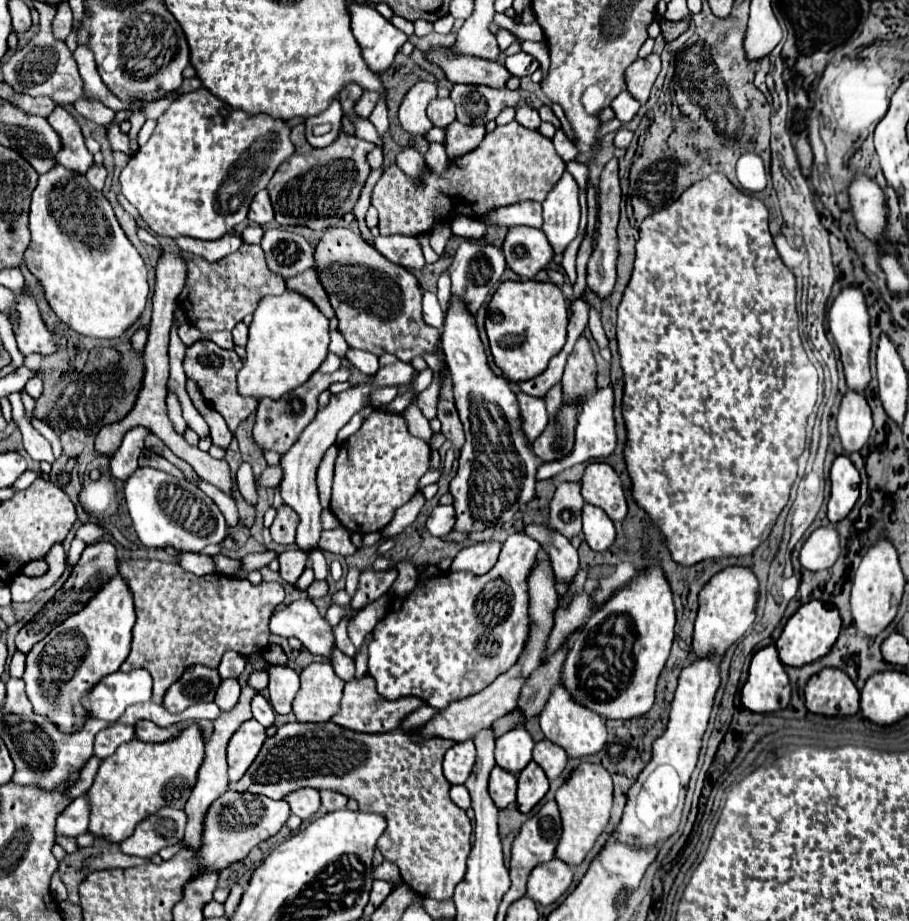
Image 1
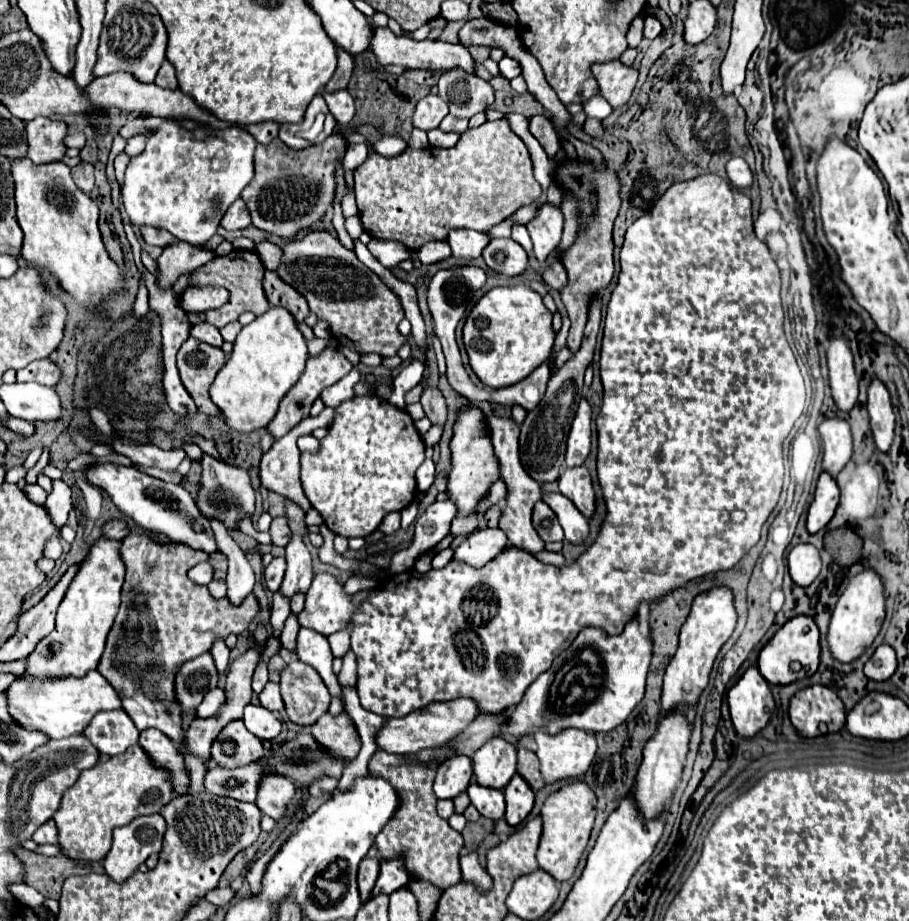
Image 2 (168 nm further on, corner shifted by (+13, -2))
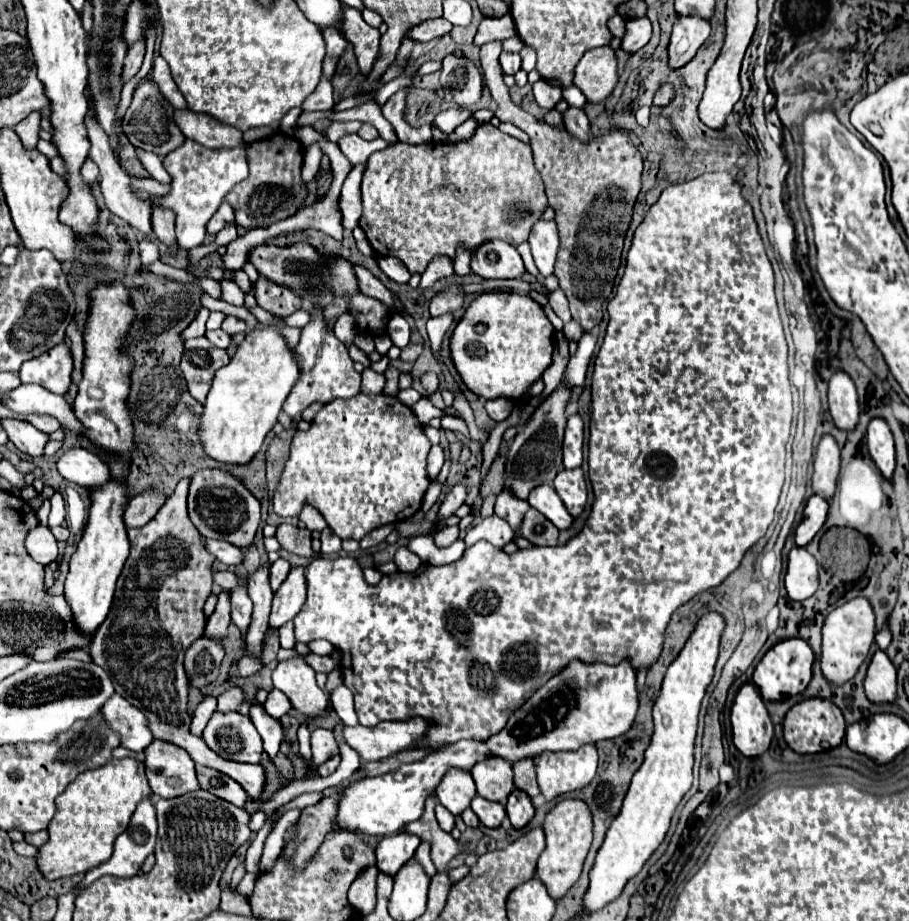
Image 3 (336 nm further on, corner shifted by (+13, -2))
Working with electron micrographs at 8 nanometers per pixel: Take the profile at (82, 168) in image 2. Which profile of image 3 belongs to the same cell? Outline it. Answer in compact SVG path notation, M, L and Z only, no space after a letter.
M85 159L85 163L83 163L83 167L81 167L81 177L85 179L85 183L95 183L95 179L99 177L99 169L97 169L97 165L91 161L91 159Z

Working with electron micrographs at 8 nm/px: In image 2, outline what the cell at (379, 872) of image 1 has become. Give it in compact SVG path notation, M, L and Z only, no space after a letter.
M365 857L359 863L359 879L357 879L357 887L361 895L369 895L373 891L377 877L379 877L379 859Z

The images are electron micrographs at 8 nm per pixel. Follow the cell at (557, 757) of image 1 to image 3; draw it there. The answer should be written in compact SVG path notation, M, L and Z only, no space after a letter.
M521 759L513 763L513 771L515 771L515 787L525 791L531 799L533 805L539 807L541 803L545 803L545 797L541 795L539 787L537 787L537 779L535 779L535 763L533 759Z

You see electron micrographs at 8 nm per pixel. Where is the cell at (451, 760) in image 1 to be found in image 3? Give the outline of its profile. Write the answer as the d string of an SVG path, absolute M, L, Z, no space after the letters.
M455 767L443 775L435 793L439 803L447 807L453 815L461 815L469 807L471 799L477 795L475 781L469 775L469 771L455 769Z

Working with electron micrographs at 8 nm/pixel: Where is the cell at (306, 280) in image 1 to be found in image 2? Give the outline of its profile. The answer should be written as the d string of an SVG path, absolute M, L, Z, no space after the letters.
M265 271L263 275L263 291L267 301L275 307L285 307L293 319L303 321L309 315L309 307L303 295L299 295L291 285L283 283L275 271Z

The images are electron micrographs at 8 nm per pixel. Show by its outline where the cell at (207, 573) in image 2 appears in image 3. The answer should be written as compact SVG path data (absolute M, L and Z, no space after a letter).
M215 571L213 573L213 583L217 583L221 589L233 589L237 585L237 579L235 579L235 573L231 571Z

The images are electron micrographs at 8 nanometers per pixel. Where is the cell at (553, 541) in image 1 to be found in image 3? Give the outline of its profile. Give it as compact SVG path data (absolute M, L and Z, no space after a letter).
M505 485L503 491L497 495L497 501L495 501L495 515L505 519L511 529L515 531L515 535L519 537L521 533L521 523L523 523L523 517L525 513L529 511L529 501L527 499L519 499L511 493L511 489Z

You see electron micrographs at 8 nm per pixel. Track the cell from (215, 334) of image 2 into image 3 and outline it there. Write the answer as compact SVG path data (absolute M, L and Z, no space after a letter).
M221 328L217 330L207 330L205 337L207 337L213 345L217 345L217 347L221 347L221 349L227 349L227 347L229 347L229 335Z

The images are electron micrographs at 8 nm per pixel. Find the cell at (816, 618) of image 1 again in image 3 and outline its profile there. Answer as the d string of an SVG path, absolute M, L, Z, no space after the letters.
M789 637L775 643L759 661L753 673L753 683L757 683L765 701L779 701L791 695L805 691L811 681L811 667L813 667L813 649L801 637Z

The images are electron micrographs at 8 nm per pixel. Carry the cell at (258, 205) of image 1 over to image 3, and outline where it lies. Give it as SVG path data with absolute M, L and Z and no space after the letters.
M221 203L221 207L219 207L217 213L213 215L213 219L209 219L207 231L209 231L209 233L217 233L217 231L221 231L225 225L229 225L229 223L235 223L235 211L233 211L233 207L231 207L229 203Z

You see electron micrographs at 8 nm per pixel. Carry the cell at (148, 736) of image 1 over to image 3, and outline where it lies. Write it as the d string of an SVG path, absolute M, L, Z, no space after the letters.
M155 739L145 747L145 771L151 789L159 797L171 799L199 789L193 759L169 741Z

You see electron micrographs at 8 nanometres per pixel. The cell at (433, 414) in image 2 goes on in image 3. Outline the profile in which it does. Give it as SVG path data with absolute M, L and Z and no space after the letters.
M425 373L425 375L421 377L421 383L423 383L425 391L427 391L427 397L431 397L431 395L437 391L437 387L439 387L439 379L437 379L435 373Z

